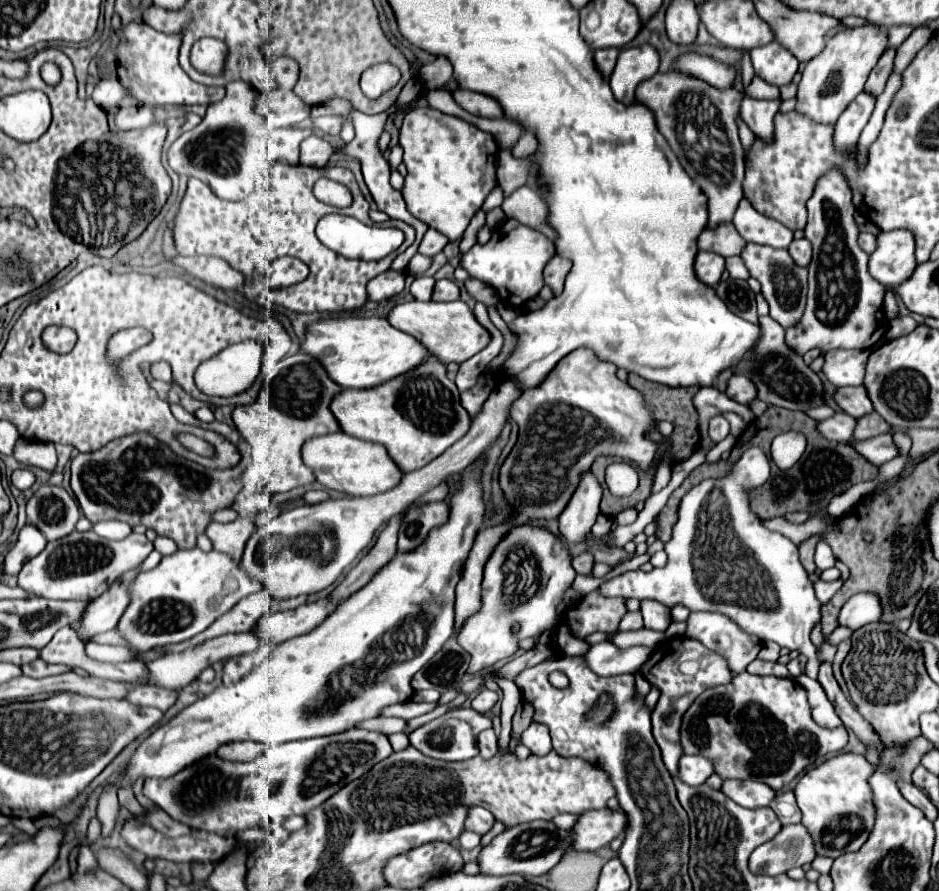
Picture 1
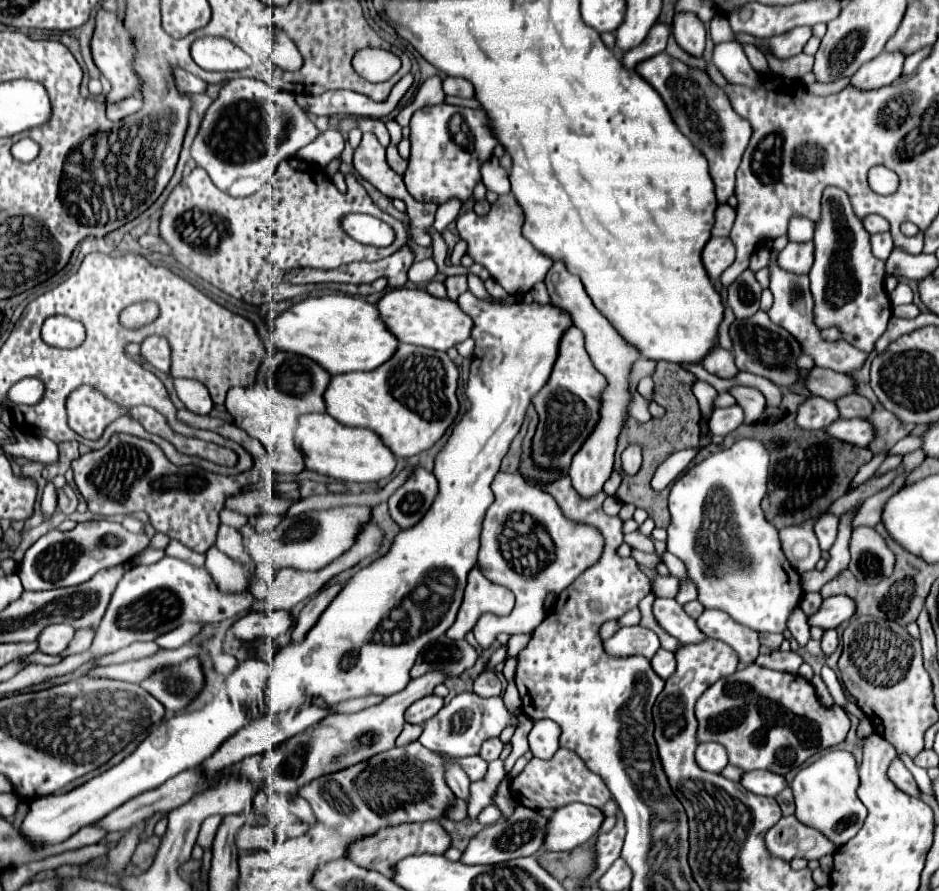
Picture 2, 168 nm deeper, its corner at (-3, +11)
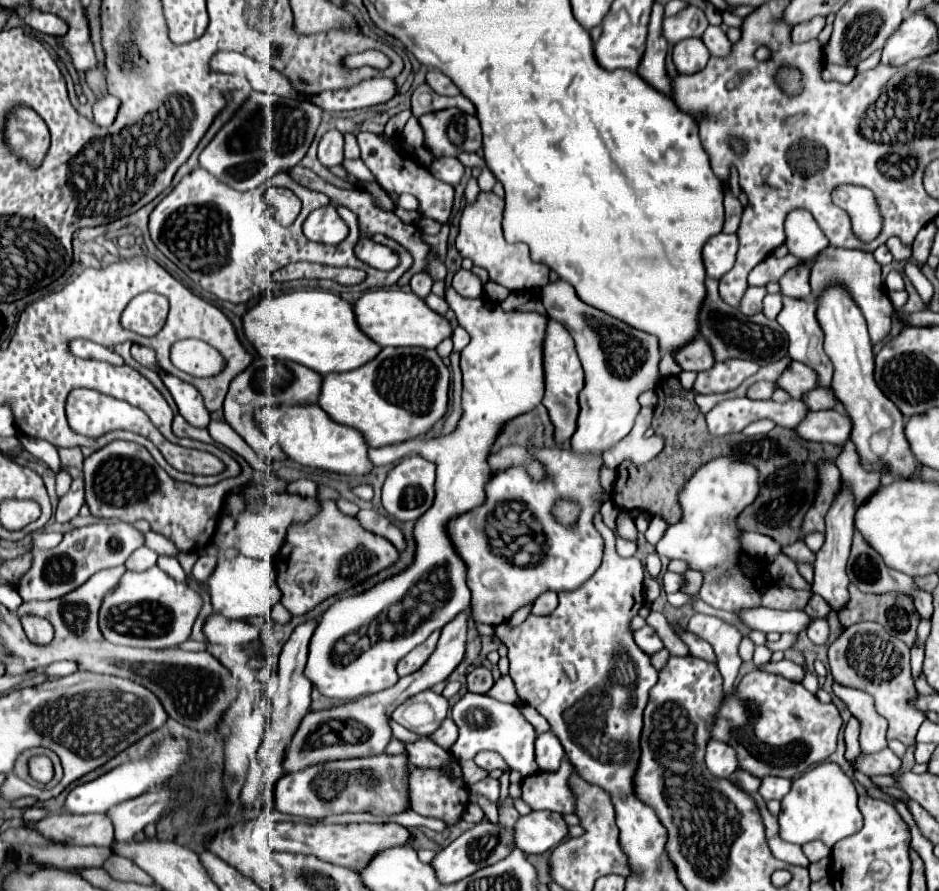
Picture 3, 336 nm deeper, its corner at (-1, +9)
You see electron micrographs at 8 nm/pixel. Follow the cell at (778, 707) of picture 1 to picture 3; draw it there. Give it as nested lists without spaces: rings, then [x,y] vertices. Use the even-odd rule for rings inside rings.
[[[755,669],[741,679],[741,683],[735,687],[735,693],[725,695],[711,729],[711,739],[731,745],[737,751],[739,767],[759,779],[765,775],[791,779],[805,773],[811,765],[827,761],[827,757],[837,749],[837,735],[841,725],[843,721],[839,709],[833,703],[821,703],[801,683]]]

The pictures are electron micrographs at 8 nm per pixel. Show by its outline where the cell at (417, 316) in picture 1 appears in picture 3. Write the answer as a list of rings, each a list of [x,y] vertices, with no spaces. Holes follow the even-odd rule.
[[[379,289],[379,291],[365,293],[355,303],[355,315],[359,319],[359,327],[381,347],[435,349],[441,341],[453,335],[453,329],[447,317],[429,309],[419,295],[405,293],[401,289]]]

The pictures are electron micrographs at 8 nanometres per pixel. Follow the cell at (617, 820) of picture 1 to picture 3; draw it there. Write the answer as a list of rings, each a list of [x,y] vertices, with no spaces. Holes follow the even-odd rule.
[[[531,811],[515,823],[515,843],[527,855],[555,849],[567,833],[567,821],[555,811]]]

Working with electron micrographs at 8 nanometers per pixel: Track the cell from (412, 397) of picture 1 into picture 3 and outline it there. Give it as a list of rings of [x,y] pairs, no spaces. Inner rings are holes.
[[[385,347],[365,367],[323,377],[319,407],[337,423],[357,429],[373,449],[425,437],[447,413],[449,367],[433,349]]]

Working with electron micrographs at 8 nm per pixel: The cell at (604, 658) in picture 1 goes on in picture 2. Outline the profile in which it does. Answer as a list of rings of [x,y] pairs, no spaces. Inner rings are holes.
[[[641,625],[635,627],[621,627],[611,639],[605,641],[607,653],[613,657],[627,657],[627,655],[643,655],[651,659],[659,649],[659,637]]]

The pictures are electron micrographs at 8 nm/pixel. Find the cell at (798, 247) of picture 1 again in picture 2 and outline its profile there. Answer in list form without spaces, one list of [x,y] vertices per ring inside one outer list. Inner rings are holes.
[[[787,243],[777,255],[777,265],[795,275],[807,275],[813,265],[813,243]]]

